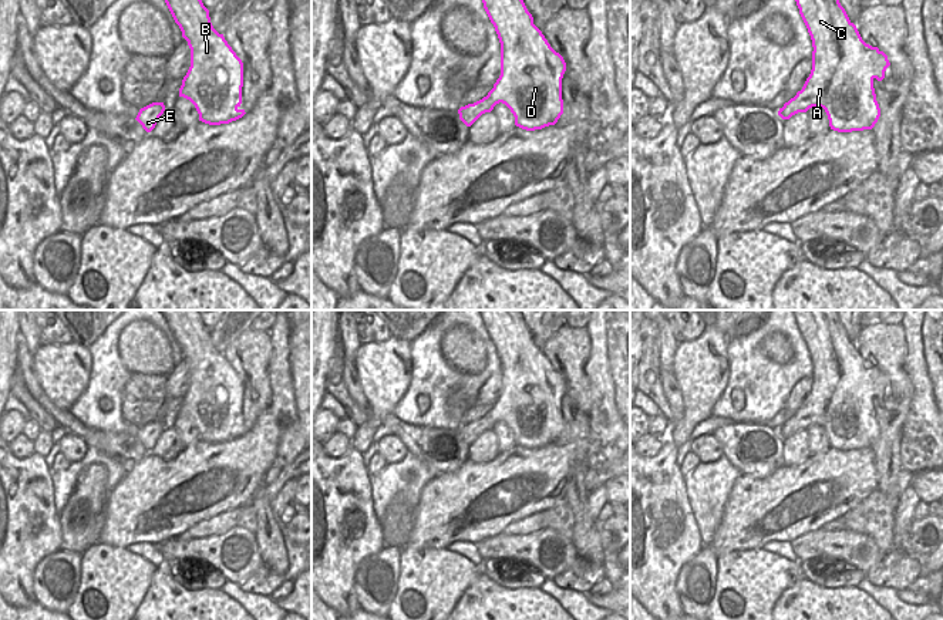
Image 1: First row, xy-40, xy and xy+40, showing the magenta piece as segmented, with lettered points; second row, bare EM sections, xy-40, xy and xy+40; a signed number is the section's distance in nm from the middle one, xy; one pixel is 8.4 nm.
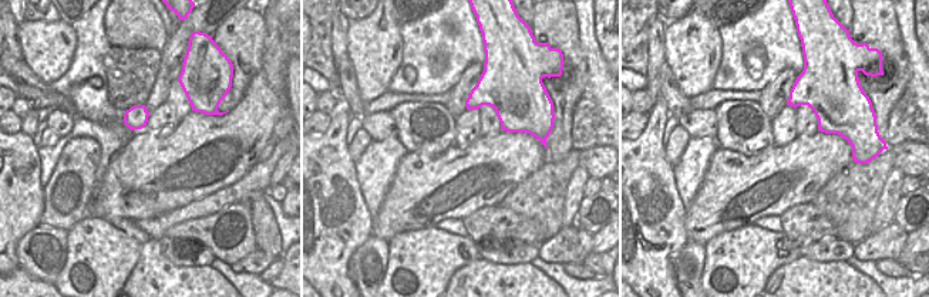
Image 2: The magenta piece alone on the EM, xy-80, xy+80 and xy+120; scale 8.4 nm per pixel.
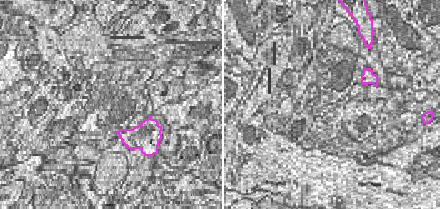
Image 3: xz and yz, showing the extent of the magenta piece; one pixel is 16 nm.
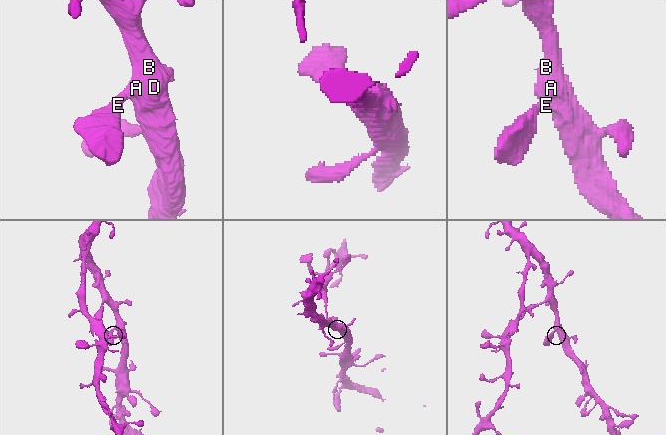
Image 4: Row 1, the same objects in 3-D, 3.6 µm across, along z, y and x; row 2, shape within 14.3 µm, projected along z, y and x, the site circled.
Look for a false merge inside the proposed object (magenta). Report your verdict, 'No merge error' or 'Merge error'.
No merge error.

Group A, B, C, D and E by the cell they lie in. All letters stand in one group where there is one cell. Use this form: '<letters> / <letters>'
A B C D E

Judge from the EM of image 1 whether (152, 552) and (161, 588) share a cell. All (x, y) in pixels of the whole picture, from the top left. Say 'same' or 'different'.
different

